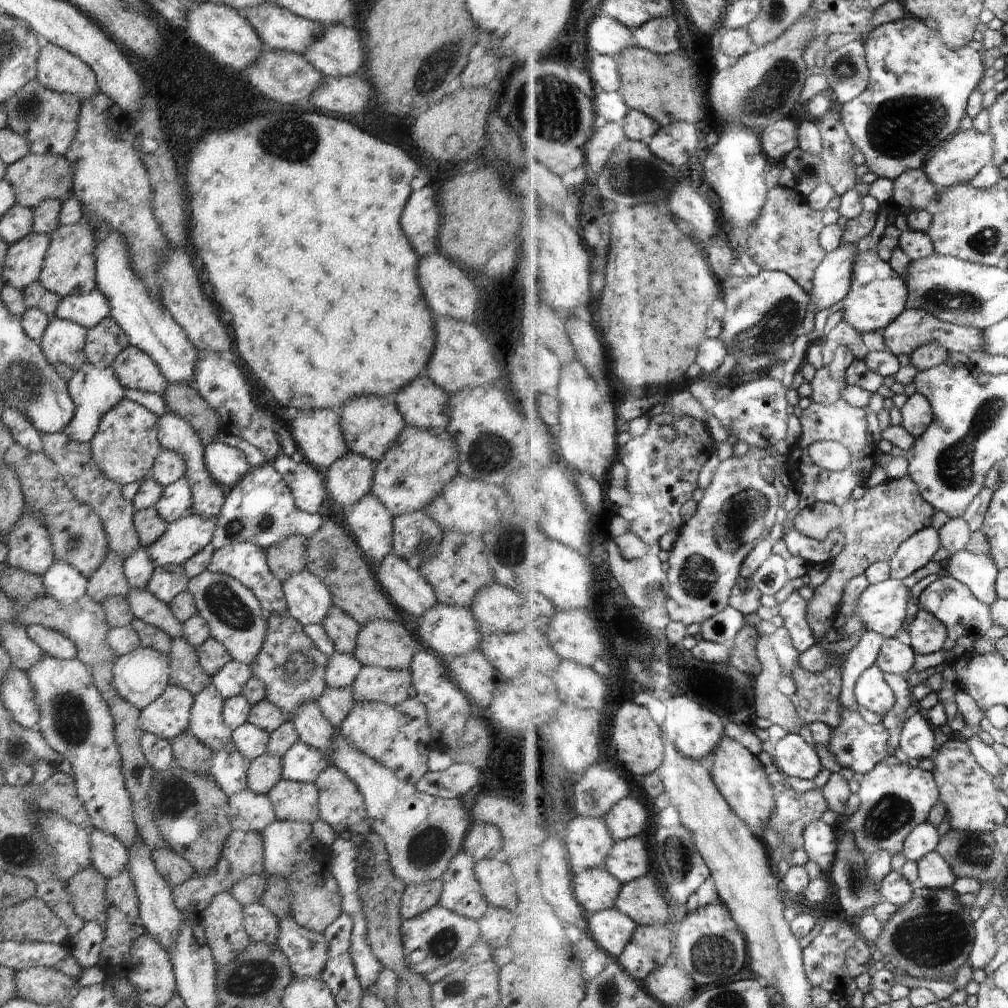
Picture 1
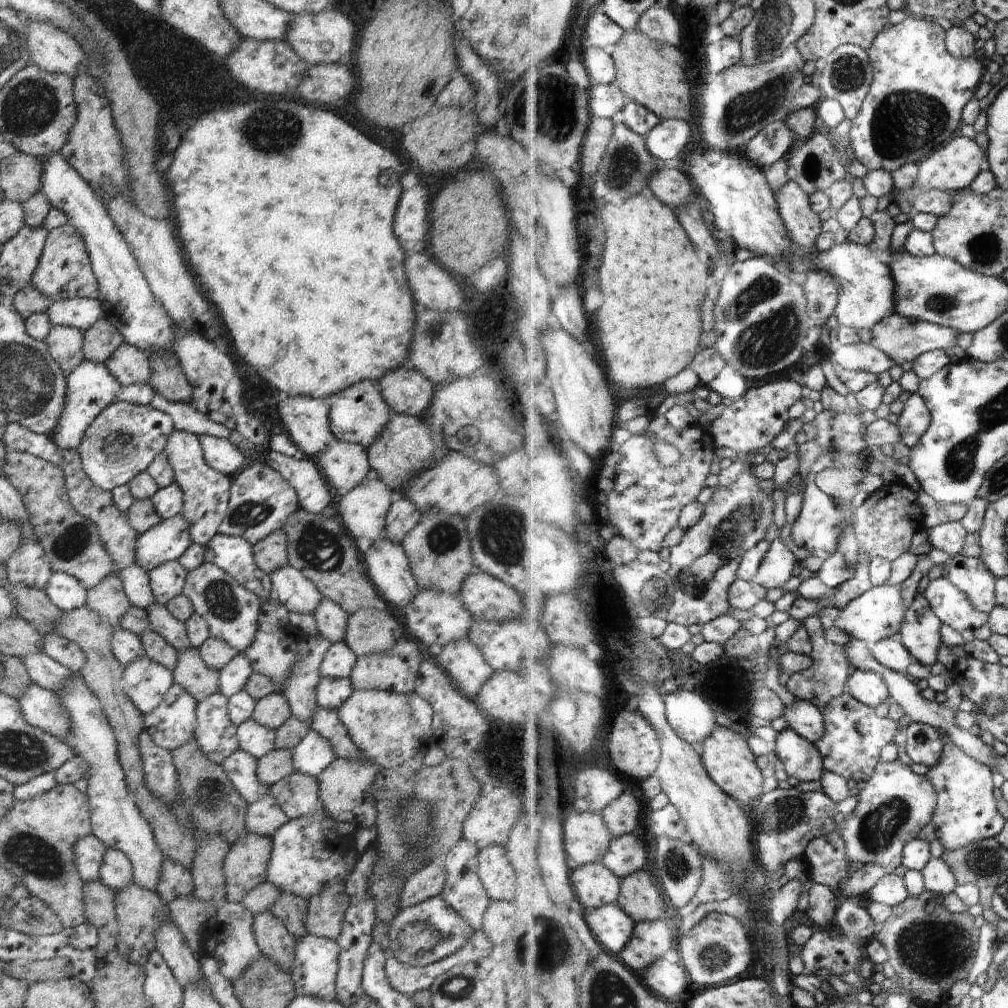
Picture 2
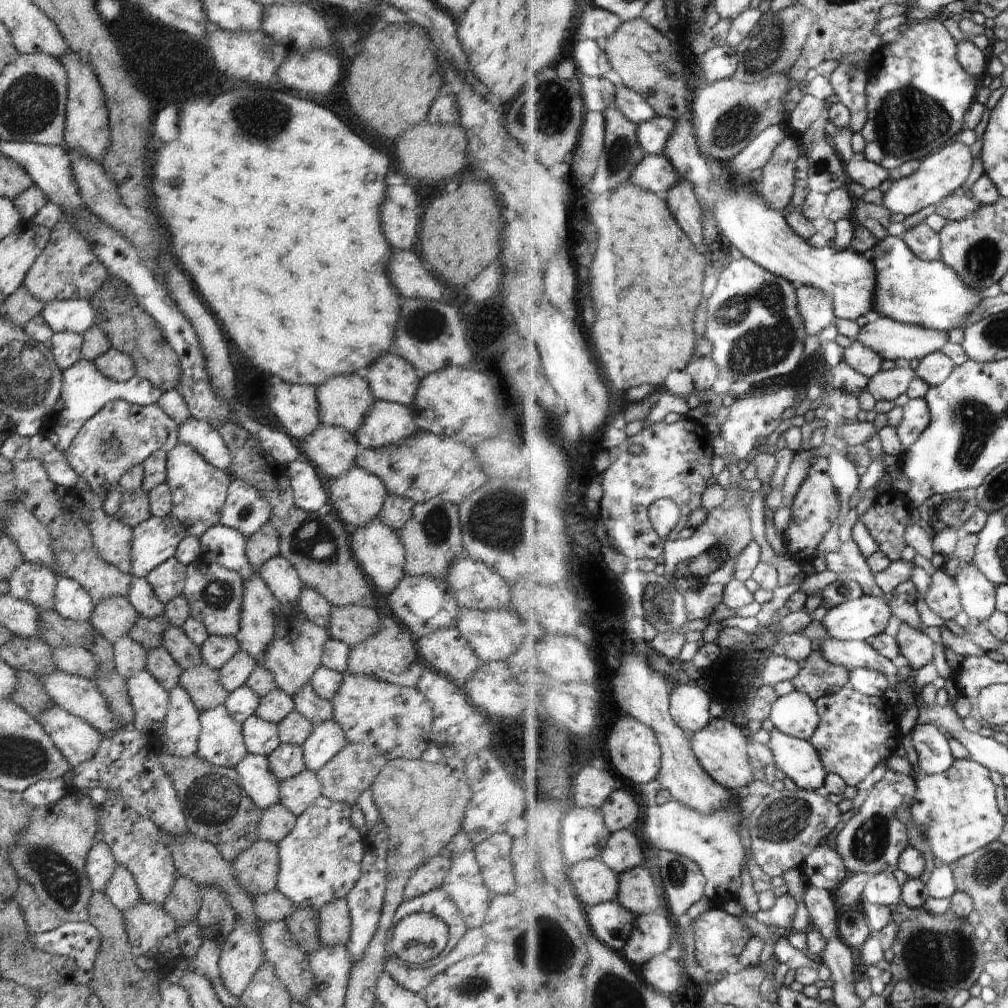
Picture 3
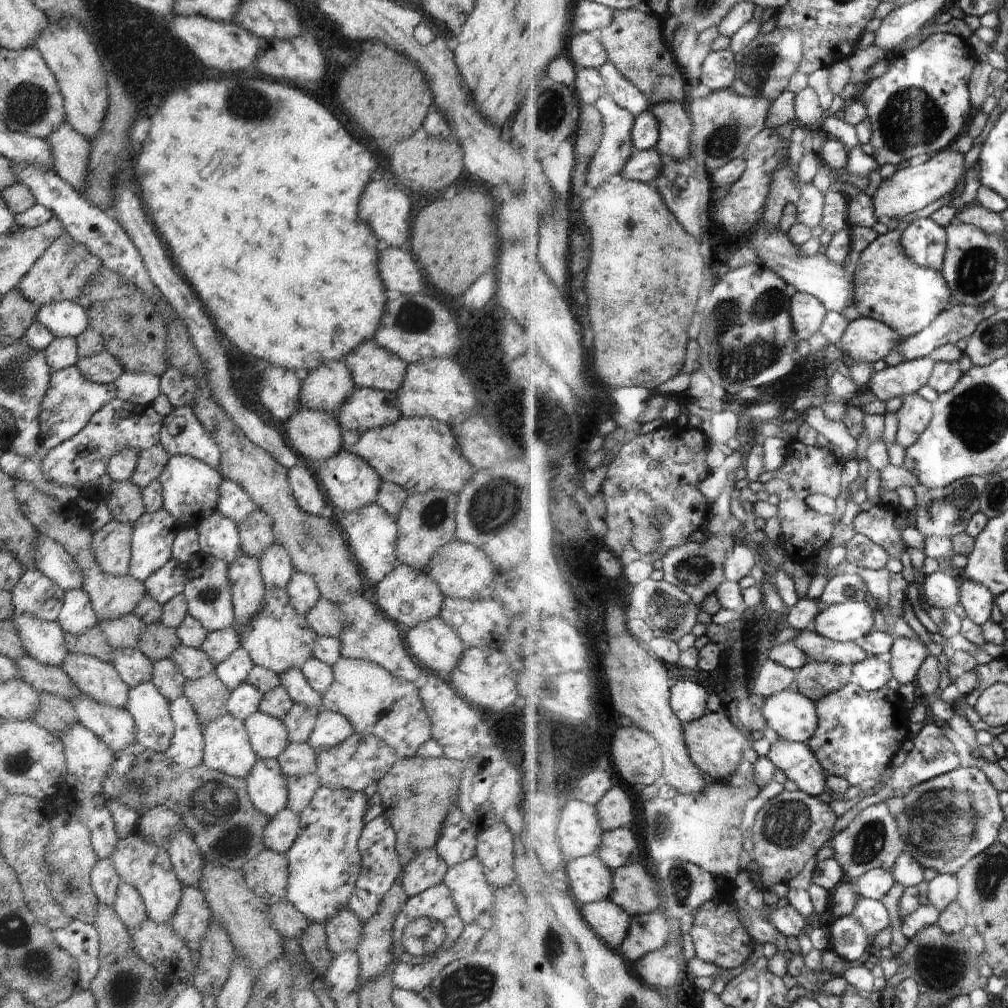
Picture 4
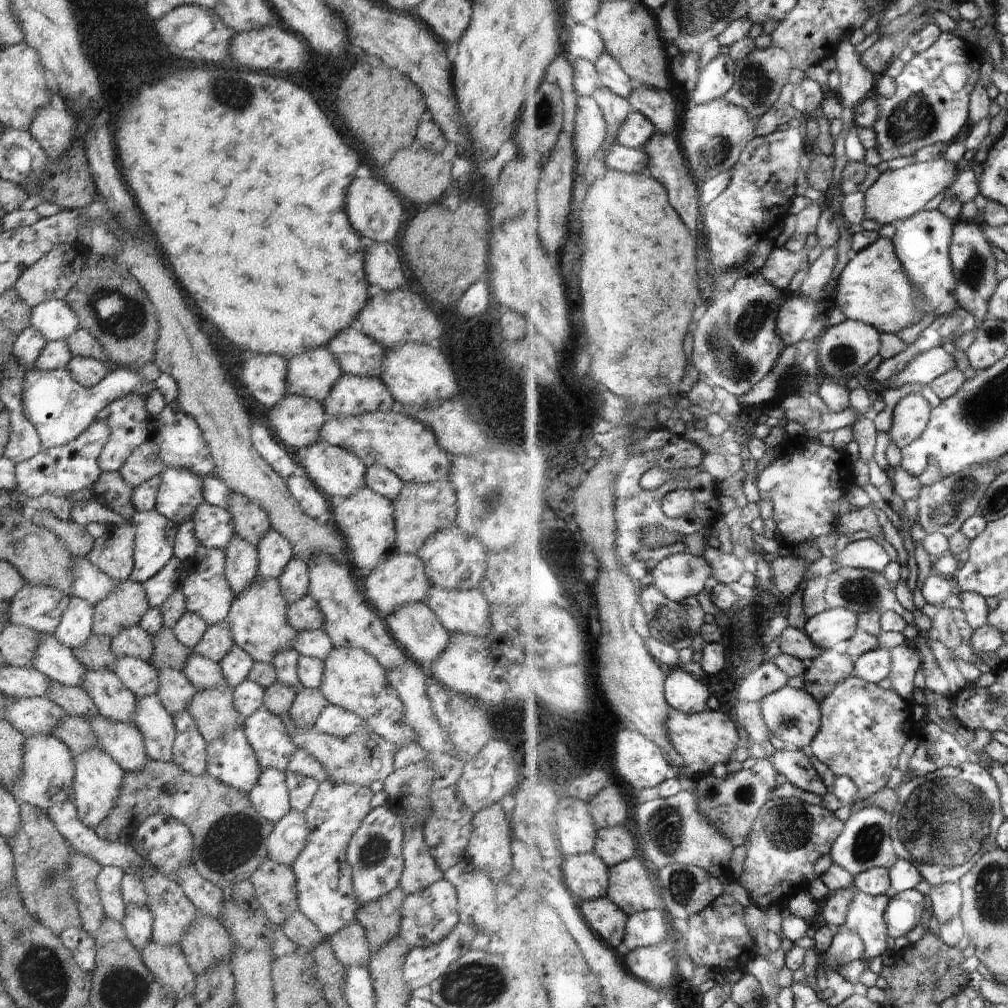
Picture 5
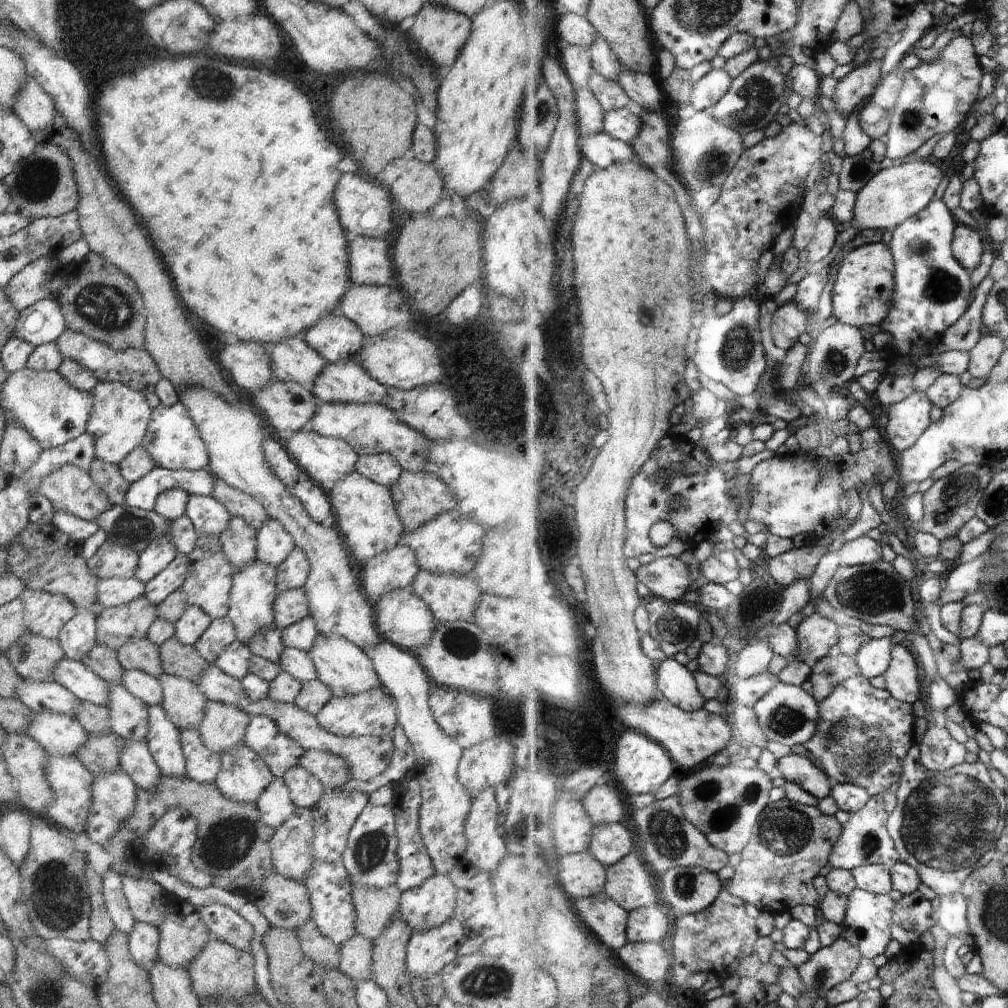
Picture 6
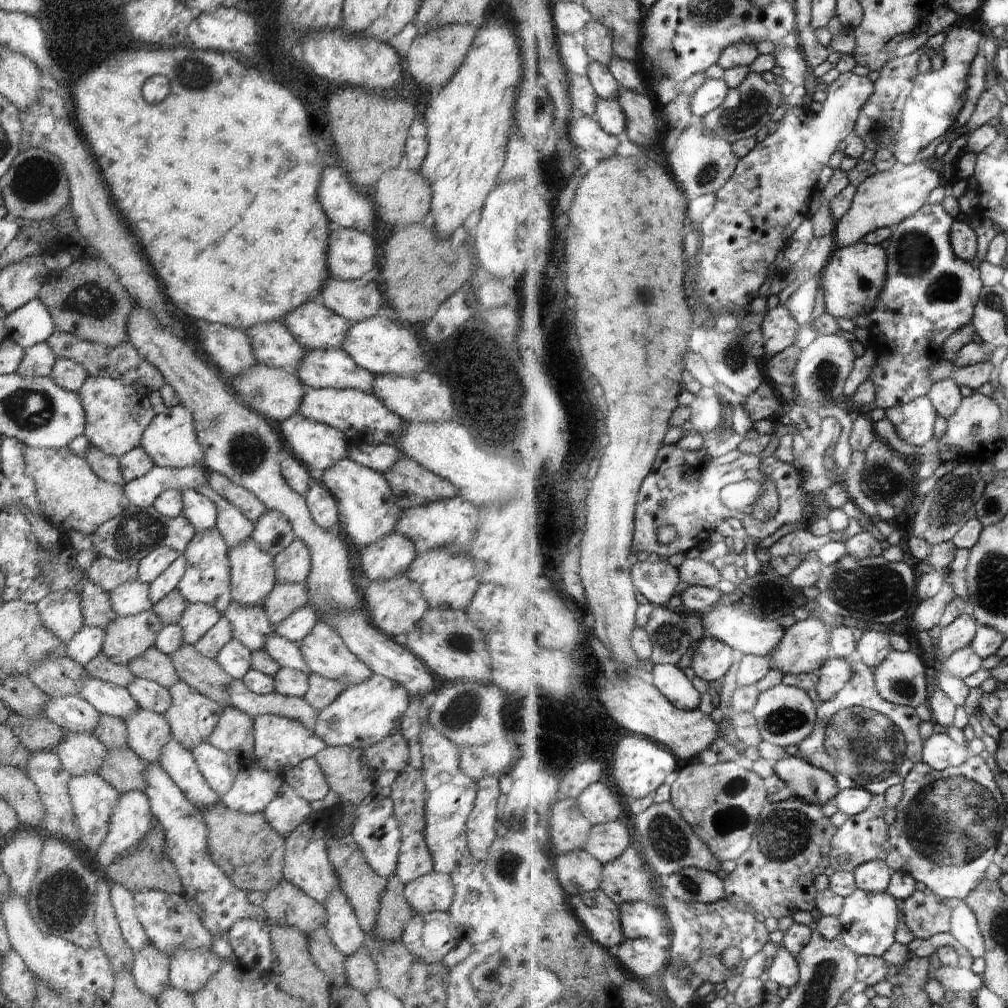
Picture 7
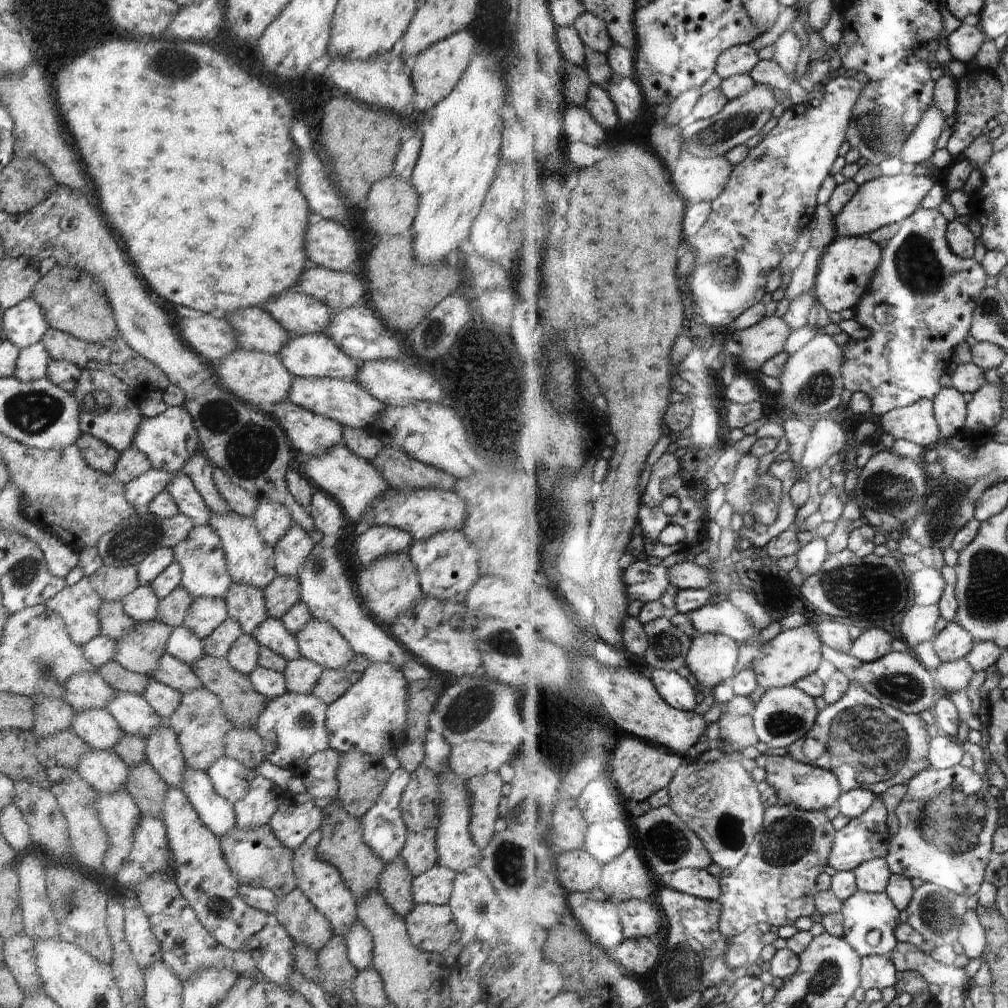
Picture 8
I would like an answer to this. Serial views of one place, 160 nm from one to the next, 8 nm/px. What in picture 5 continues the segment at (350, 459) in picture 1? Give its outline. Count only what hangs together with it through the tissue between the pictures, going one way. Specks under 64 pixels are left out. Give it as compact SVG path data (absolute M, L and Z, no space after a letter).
M286 394L269 417L277 439L299 451L318 442L320 428L331 419L320 402L292 394Z

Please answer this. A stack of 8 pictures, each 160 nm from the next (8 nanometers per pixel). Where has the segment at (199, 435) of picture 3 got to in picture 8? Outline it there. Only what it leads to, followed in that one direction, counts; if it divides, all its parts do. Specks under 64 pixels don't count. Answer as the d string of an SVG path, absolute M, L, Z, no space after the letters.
M180 405L177 407L168 407L162 414L156 415L154 418L143 417L143 421L140 422L134 433L131 446L137 448L149 458L152 469L175 474L180 472L188 458L200 450L201 444L199 443L197 430L194 428L193 418L190 416L187 408L184 405Z

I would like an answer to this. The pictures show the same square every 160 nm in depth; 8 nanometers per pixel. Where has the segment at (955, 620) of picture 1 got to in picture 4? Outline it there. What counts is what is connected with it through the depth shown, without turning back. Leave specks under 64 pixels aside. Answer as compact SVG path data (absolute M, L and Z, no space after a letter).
M942 566L938 572L927 575L922 596L932 607L950 610L961 601L961 587L956 574Z

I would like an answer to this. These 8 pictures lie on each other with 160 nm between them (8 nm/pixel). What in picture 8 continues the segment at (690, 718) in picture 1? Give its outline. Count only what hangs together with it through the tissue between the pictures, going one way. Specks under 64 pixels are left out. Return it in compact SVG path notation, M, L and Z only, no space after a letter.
M656 670L652 678L663 697L678 710L698 708L698 701L701 700L700 693L680 672Z

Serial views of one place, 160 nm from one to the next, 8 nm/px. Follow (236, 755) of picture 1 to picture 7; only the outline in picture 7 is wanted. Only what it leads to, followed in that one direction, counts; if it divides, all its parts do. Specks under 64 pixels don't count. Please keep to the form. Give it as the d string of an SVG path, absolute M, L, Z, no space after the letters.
M283 781L276 798L263 810L268 824L281 836L286 838L296 827L307 821L314 810L310 803L300 798L296 791Z

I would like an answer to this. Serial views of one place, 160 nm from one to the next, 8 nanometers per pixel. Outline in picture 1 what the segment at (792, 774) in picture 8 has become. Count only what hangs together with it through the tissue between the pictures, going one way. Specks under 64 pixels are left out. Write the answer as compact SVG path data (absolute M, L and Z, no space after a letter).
M788 733L776 743L773 753L777 768L786 776L816 778L829 764L826 753L812 746L802 734Z

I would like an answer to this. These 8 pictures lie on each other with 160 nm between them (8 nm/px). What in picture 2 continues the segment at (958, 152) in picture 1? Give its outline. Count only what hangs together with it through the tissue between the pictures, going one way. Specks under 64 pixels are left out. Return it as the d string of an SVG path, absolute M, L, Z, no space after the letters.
M957 134L942 149L936 151L926 161L921 163L921 173L917 186L920 191L930 190L964 190L972 188L973 182L982 173L984 163L987 160L988 151L985 151L980 143Z

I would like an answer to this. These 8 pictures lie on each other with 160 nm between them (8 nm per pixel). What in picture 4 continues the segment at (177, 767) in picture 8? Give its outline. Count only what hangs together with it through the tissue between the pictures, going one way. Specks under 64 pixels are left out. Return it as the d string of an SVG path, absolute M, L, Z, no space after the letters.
M67 653L61 669L92 700L119 709L127 708L130 688L112 663L88 655Z

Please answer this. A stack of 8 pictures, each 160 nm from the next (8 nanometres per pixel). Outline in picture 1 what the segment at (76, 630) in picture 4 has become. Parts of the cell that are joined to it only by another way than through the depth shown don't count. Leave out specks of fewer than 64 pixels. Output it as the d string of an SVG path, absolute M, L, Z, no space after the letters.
M55 560L41 579L46 595L63 605L72 606L73 602L87 594L87 578L70 563Z

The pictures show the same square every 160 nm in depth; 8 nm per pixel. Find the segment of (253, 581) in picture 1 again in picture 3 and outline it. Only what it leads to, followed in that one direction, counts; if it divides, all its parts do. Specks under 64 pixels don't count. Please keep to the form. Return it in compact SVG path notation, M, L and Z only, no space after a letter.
M218 523L198 539L201 542L201 561L218 563L239 574L243 580L256 573L246 556L247 537L235 528Z

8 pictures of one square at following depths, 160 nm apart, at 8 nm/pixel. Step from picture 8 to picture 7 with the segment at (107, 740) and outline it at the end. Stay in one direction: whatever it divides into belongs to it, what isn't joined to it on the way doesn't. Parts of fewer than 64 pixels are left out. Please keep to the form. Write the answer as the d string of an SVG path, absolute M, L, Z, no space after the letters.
M78 695L50 697L44 712L65 732L89 735L94 735L101 718L101 714L90 703Z

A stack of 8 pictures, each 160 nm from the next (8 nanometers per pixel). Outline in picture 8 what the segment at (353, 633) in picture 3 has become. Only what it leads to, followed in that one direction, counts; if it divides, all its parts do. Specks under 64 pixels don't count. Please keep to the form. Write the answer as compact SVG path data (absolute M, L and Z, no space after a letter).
M276 575L274 580L263 588L263 595L270 617L281 619L292 605L300 601L300 585L296 576Z

